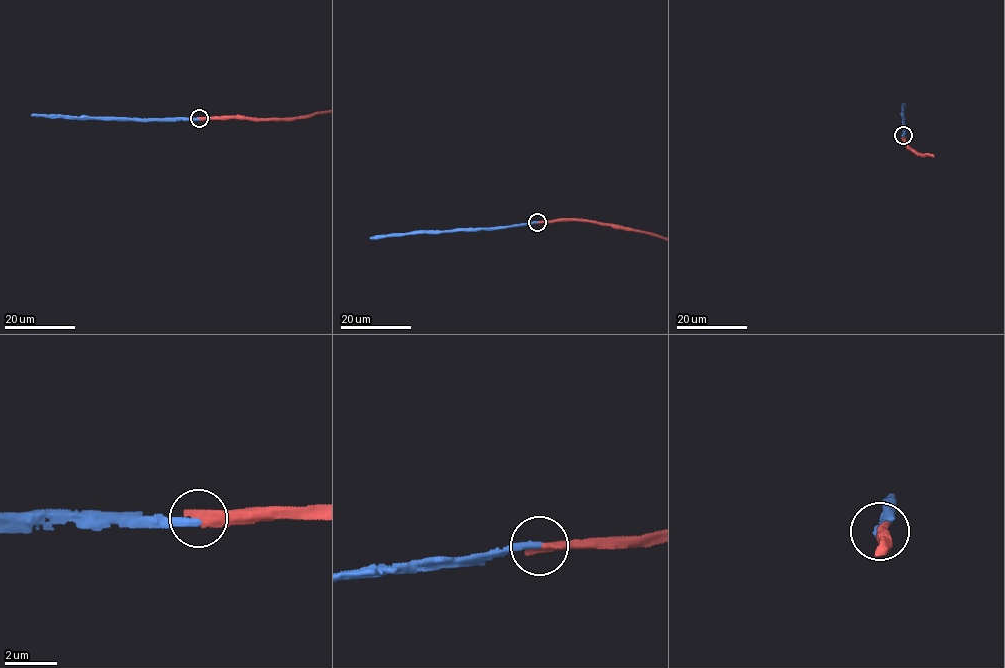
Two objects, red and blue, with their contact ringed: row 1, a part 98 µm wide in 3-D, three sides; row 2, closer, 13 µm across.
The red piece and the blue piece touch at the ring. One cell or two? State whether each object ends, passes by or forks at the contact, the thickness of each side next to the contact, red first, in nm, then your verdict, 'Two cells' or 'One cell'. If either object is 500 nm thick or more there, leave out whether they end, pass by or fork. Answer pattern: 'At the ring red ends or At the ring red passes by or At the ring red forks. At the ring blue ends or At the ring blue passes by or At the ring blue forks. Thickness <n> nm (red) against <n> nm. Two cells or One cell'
At the ring red ends. At the ring blue ends. Thickness 440 nm (red) against 300 nm. One cell

